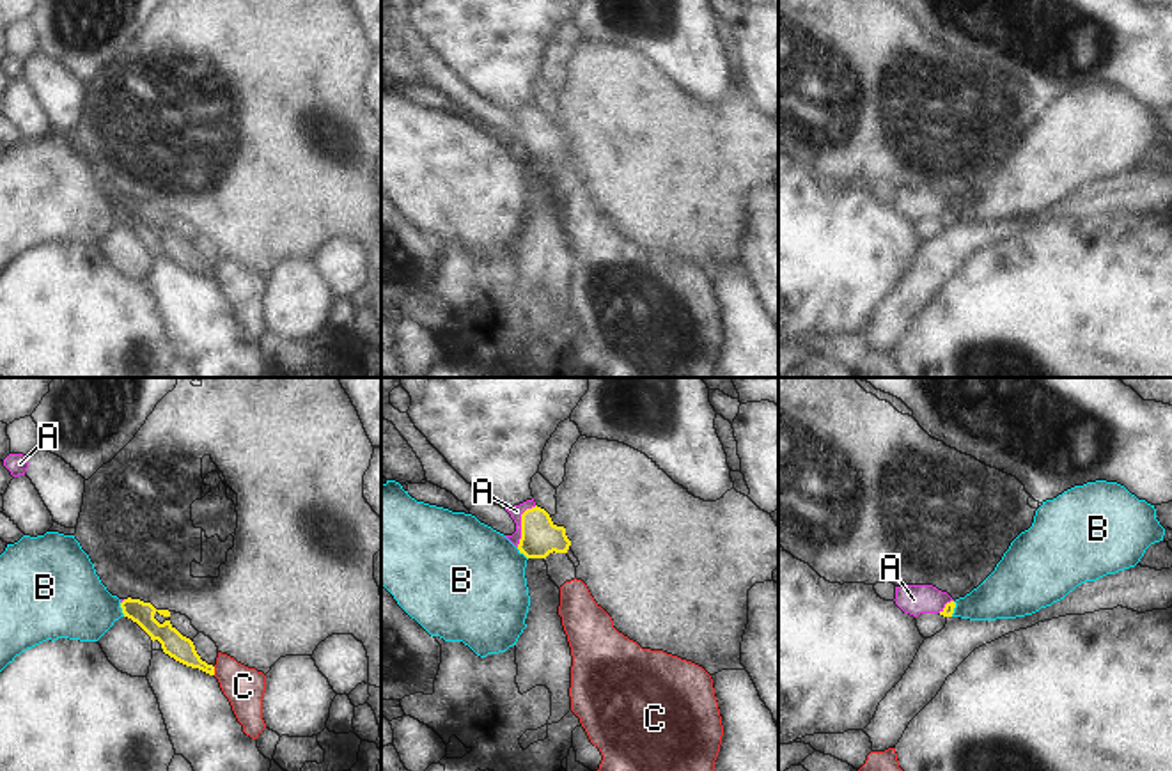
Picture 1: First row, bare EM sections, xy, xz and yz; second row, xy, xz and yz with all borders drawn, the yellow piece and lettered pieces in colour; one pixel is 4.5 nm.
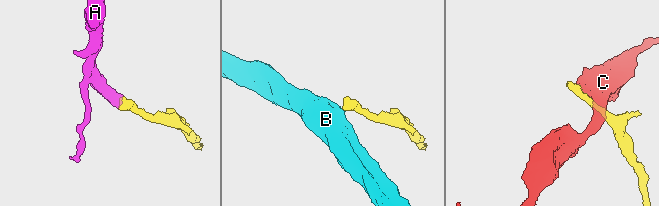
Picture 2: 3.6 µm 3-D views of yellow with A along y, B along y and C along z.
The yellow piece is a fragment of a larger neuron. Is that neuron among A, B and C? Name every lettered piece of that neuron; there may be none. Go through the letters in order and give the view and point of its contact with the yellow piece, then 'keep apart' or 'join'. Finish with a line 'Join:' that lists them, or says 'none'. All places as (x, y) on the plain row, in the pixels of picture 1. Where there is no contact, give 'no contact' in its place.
A: xz (522, 126) | join
B: xy (123, 213) | keep apart
C: xy (213, 273) | keep apart
Join: A

